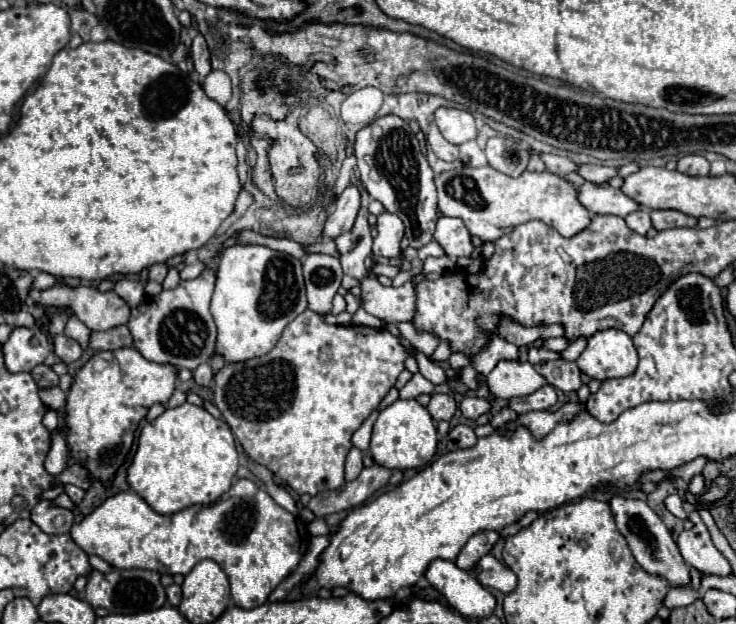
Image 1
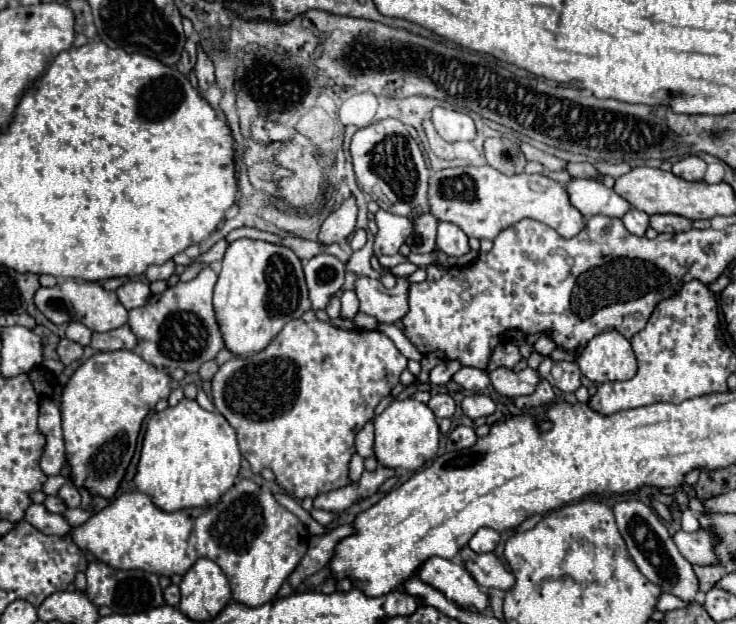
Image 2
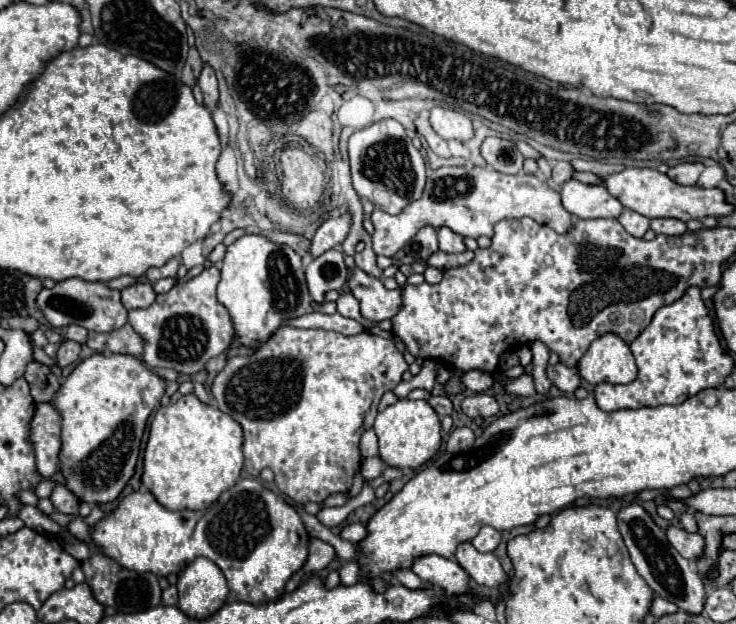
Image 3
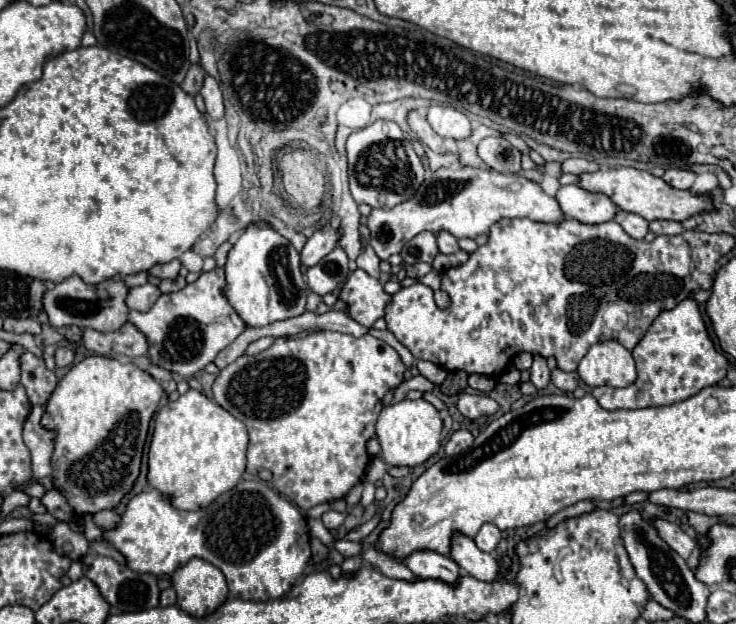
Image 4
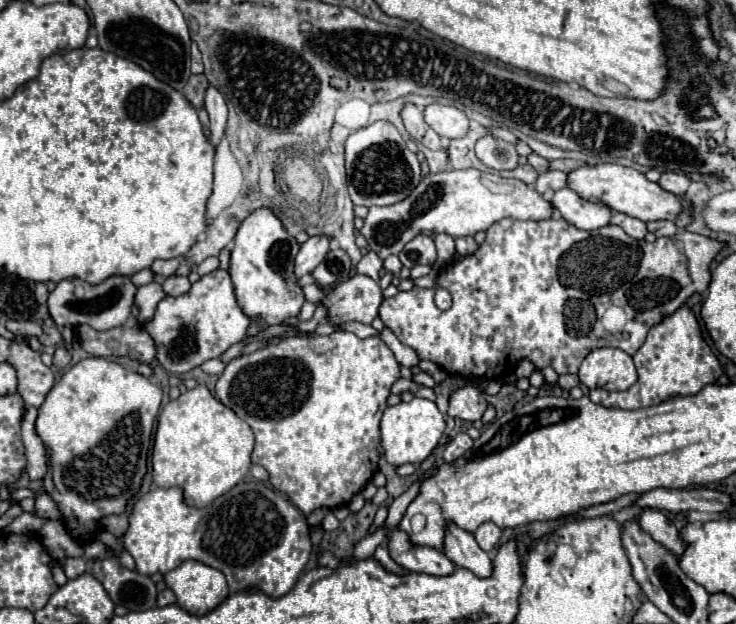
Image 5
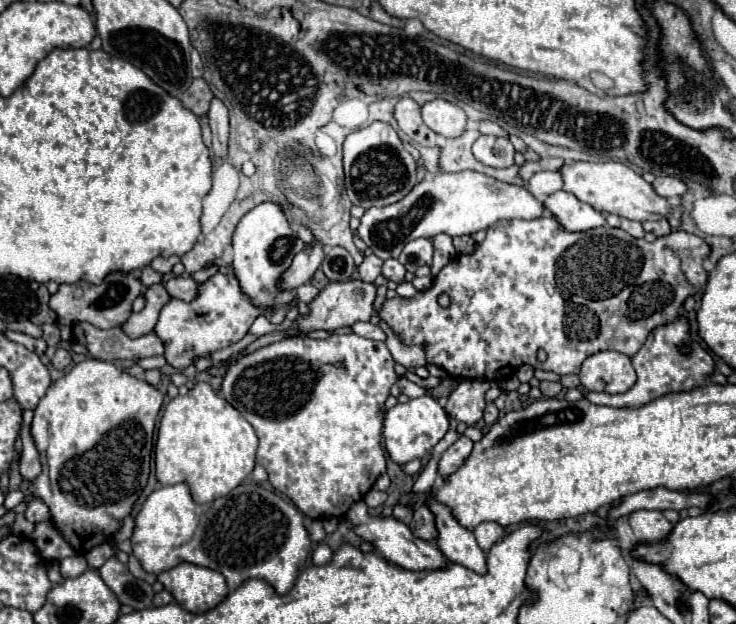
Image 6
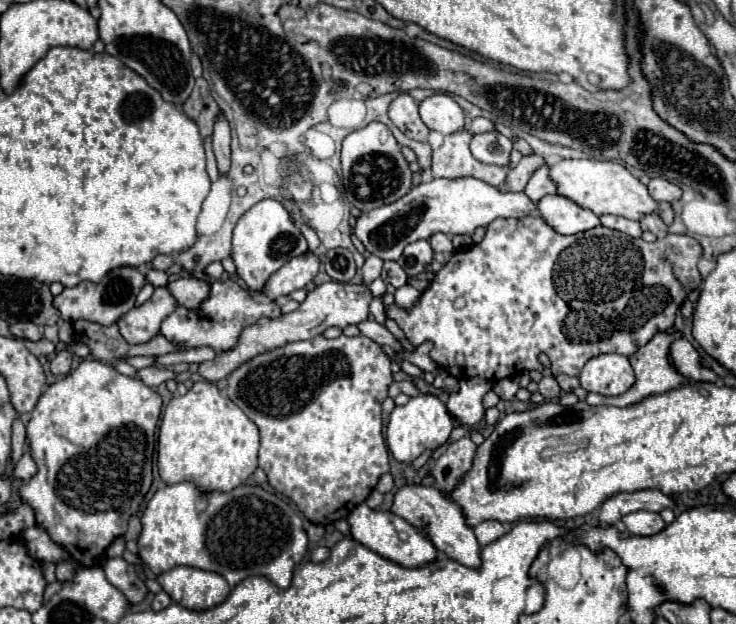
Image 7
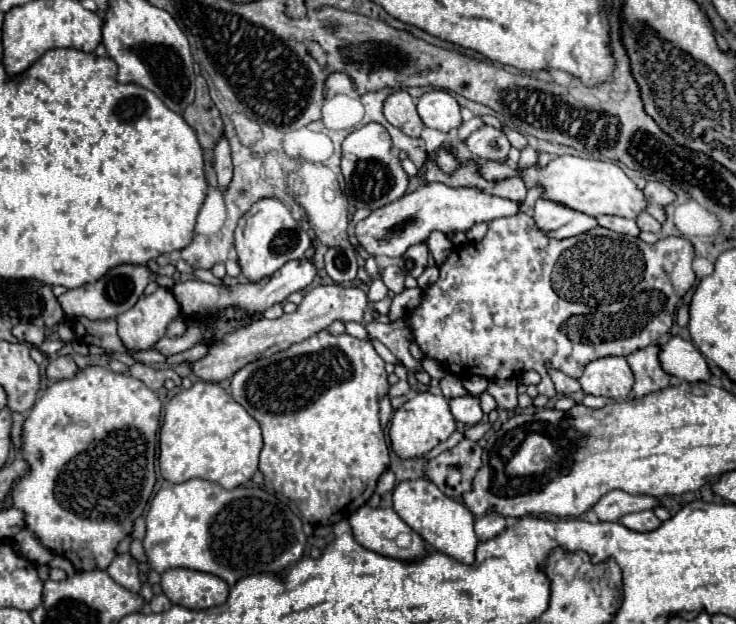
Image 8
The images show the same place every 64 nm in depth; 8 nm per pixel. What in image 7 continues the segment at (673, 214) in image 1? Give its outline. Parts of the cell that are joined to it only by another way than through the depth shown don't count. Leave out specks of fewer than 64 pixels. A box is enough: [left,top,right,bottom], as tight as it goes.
[640,216,668,238]

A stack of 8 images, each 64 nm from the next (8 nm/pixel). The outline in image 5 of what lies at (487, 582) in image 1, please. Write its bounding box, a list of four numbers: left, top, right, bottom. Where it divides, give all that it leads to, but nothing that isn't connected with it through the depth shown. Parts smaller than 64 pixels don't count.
[444,526,492,578]

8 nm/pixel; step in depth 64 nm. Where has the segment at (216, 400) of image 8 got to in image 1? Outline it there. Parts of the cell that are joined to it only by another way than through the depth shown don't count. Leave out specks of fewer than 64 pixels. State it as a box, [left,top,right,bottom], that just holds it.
[126,402,238,514]

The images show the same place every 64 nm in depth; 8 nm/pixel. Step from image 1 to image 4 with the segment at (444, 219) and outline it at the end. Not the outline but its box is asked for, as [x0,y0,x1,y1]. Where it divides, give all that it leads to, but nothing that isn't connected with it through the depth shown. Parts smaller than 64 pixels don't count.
[438,230,460,254]

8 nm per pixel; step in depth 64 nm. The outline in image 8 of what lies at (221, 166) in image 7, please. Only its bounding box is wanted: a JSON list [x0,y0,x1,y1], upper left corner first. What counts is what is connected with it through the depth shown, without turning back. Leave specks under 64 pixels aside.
[214,134,232,190]

